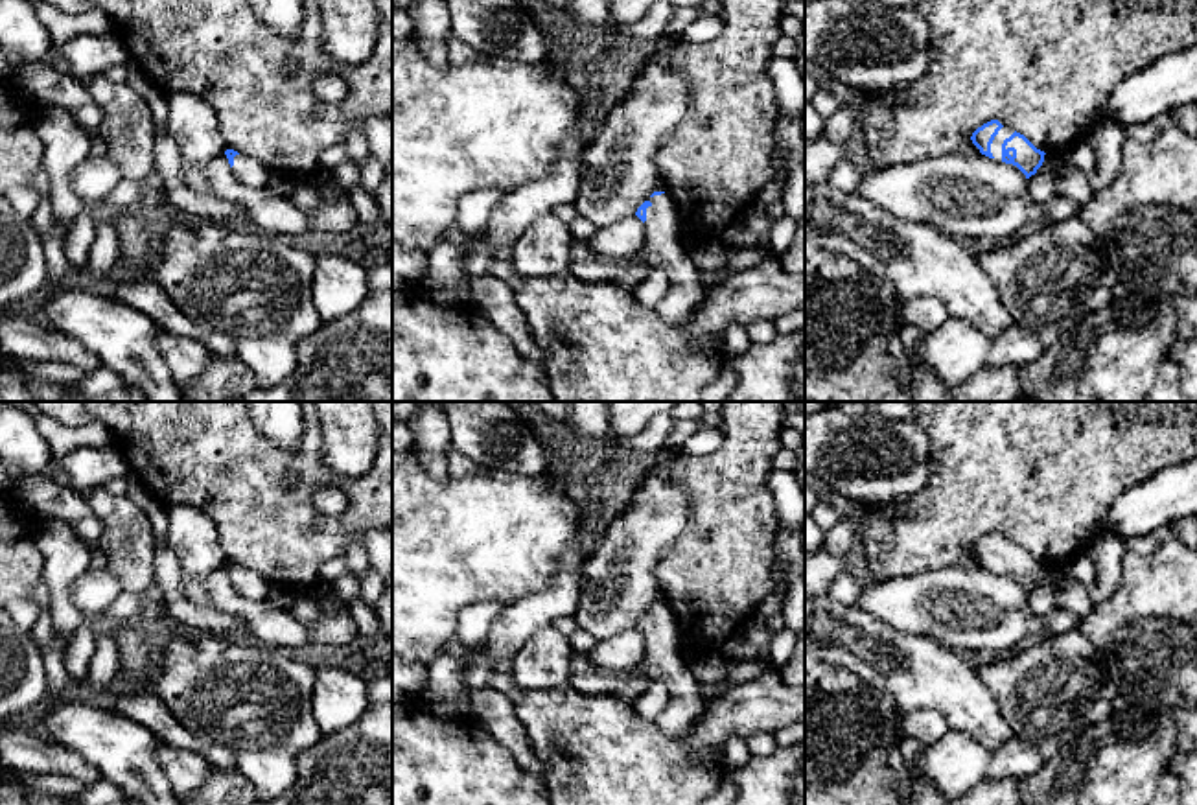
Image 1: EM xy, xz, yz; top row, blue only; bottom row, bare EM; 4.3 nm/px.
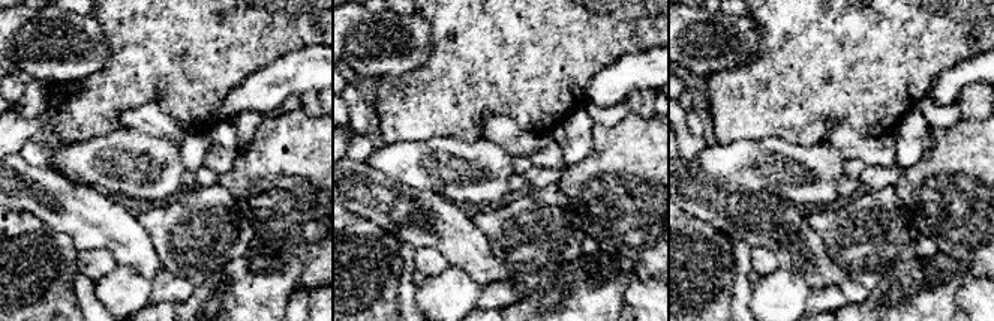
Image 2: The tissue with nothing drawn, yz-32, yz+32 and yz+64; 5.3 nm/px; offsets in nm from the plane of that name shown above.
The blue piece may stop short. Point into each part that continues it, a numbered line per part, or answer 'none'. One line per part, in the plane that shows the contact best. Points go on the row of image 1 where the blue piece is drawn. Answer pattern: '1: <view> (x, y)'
1: xz (662, 249)

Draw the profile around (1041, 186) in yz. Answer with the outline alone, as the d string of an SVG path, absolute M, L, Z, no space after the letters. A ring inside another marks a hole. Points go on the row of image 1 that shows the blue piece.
M1046 153L1042 166L1028 179L1028 192L1033 203L1046 204L1055 197L1055 175L1066 155Z

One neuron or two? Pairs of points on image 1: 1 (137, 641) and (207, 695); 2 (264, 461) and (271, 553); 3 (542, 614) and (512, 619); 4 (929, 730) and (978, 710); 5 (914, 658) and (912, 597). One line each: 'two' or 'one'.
1: two
2: one
3: one
4: two
5: two

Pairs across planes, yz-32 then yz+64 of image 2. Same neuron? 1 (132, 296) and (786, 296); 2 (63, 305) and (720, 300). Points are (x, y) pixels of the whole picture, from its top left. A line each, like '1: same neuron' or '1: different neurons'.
1: same neuron
2: same neuron

